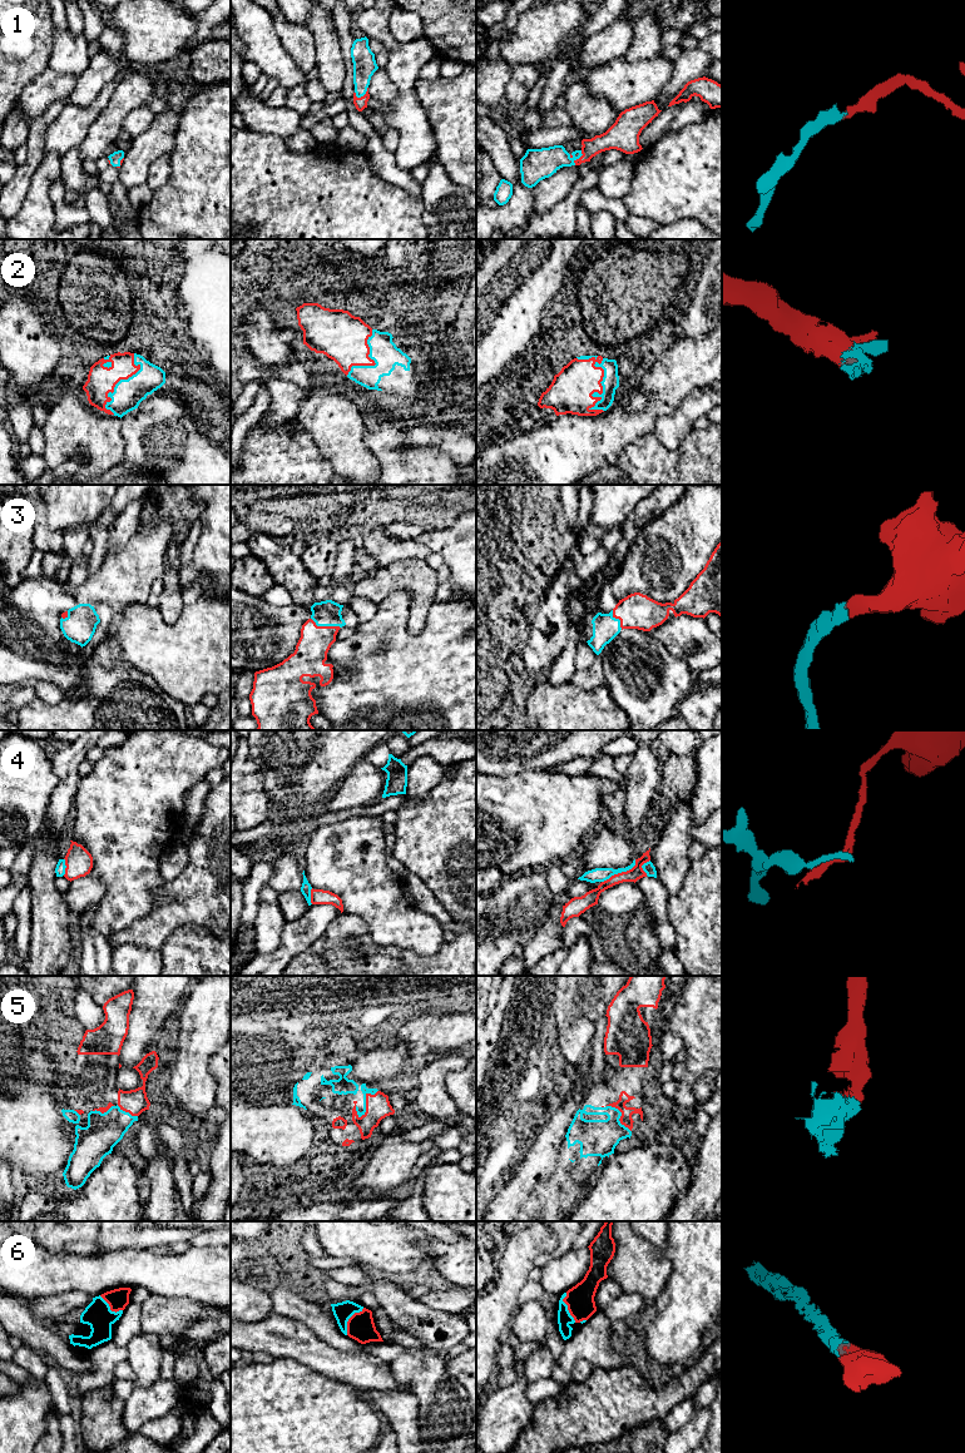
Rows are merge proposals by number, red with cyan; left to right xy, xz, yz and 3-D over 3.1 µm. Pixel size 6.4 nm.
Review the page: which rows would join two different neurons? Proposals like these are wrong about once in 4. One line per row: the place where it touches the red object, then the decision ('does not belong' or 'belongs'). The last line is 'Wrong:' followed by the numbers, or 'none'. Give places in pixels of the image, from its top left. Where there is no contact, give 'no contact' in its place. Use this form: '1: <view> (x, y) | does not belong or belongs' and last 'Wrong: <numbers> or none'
1: xz (364, 95) | belongs
2: yz (602, 380) | belongs
3: xz (325, 626) | belongs
4: yz (622, 872) | does not belong
5: xz (366, 1101) | belongs
6: xz (349, 1319) | belongs
Wrong: 4

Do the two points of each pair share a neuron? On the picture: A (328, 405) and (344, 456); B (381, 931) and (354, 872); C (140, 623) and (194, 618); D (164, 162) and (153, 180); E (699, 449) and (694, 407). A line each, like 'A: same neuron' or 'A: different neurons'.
A: same neuron
B: same neuron
C: same neuron
D: same neuron
E: different neurons

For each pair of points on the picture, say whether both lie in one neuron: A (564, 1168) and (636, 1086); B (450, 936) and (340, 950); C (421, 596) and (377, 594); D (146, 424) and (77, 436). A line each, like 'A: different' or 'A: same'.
A: same
B: different
C: same
D: different

